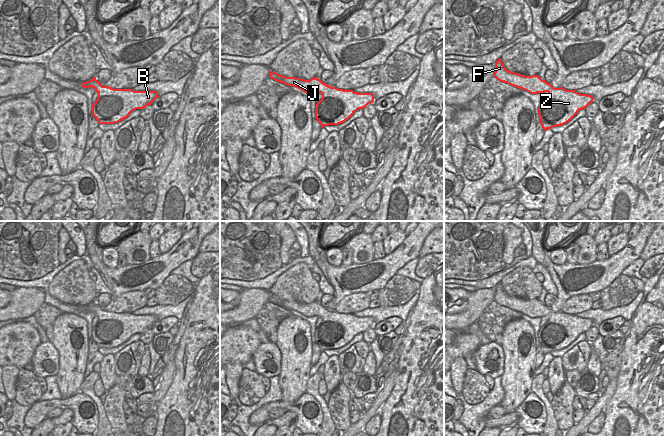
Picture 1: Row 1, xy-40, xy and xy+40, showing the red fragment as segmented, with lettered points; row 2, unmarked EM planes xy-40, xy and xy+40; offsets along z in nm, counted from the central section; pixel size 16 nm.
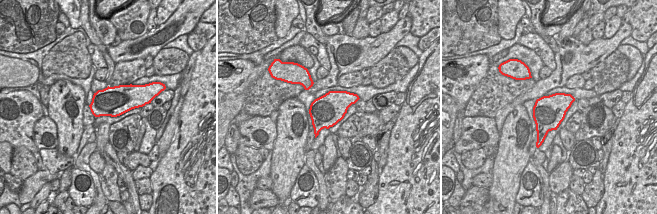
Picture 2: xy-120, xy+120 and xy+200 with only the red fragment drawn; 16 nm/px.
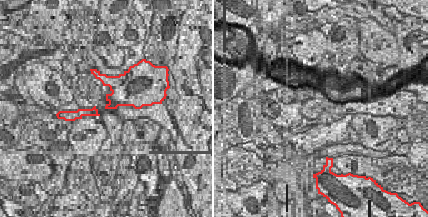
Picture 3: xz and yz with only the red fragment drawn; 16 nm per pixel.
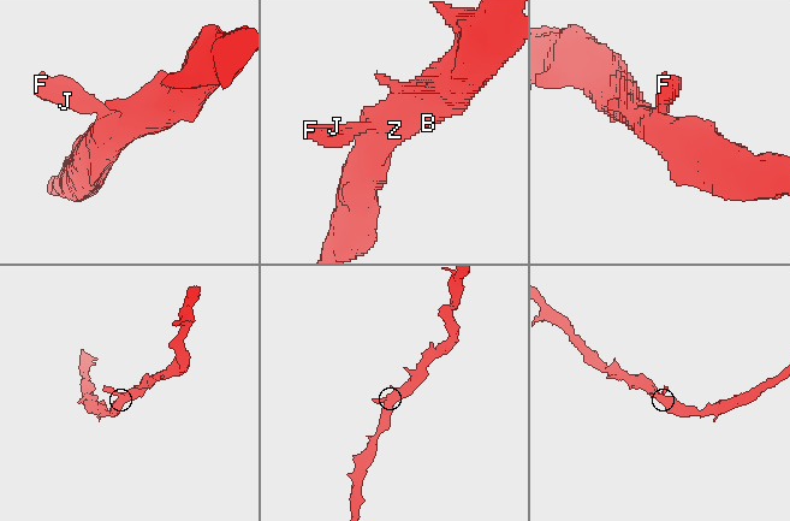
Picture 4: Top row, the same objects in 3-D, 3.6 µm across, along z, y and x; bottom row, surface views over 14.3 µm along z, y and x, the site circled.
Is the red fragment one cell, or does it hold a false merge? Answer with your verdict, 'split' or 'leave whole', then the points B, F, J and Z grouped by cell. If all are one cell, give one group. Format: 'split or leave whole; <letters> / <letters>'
leave whole; B F J Z

